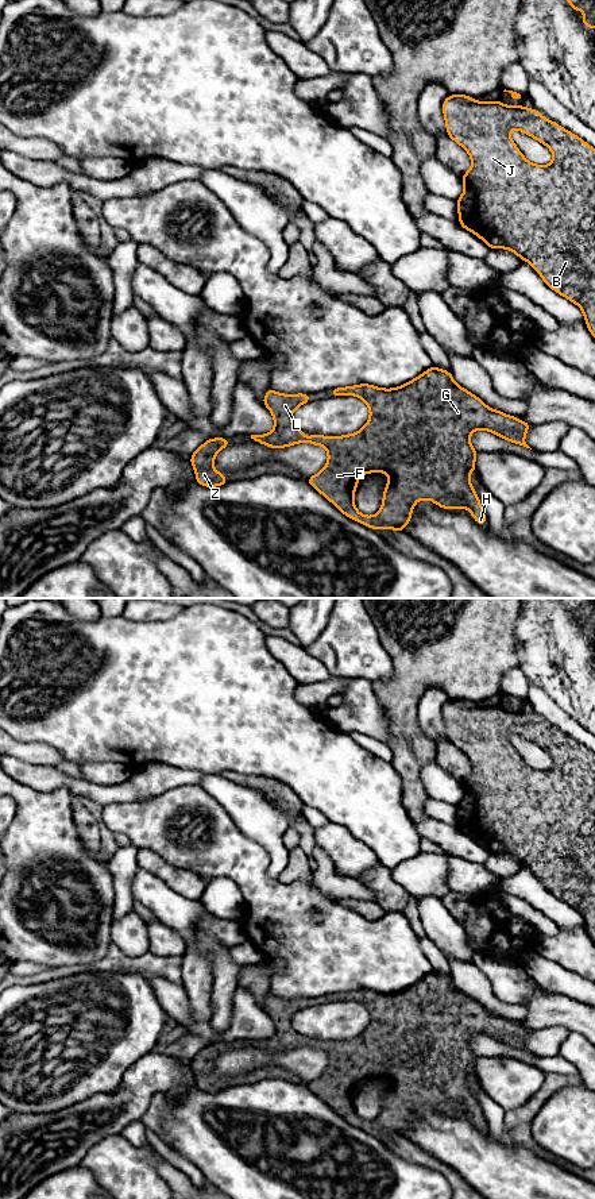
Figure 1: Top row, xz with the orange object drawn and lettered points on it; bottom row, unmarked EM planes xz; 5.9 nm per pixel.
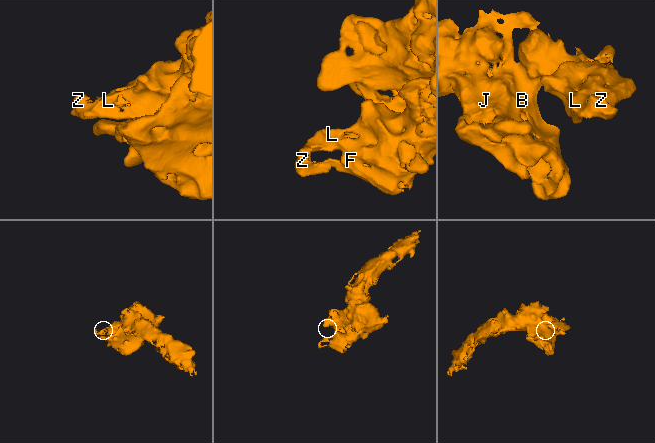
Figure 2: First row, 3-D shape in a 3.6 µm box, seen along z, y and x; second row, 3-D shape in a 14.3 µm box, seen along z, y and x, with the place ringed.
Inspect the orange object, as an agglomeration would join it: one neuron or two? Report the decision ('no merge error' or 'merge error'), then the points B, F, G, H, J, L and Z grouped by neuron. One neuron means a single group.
no merge error; B F G H J L Z

